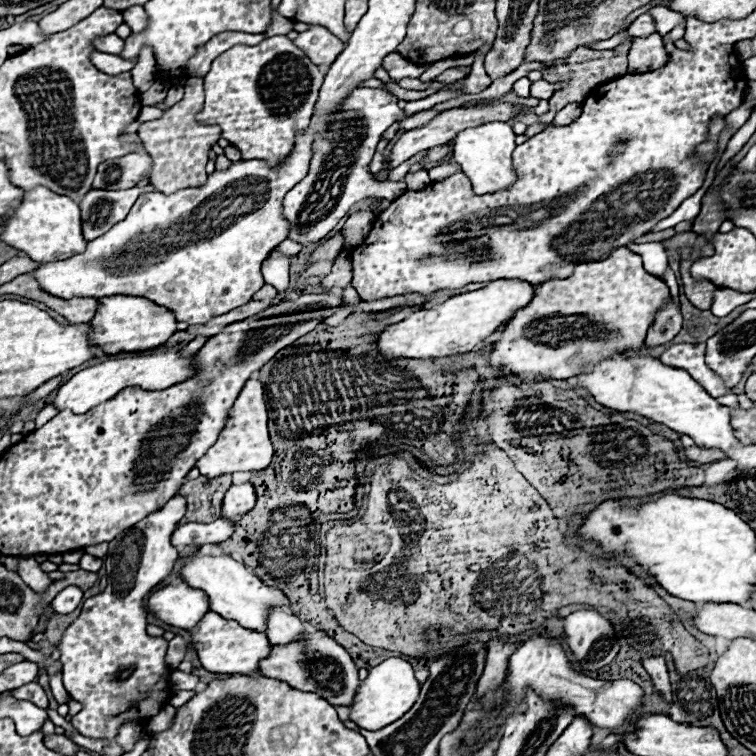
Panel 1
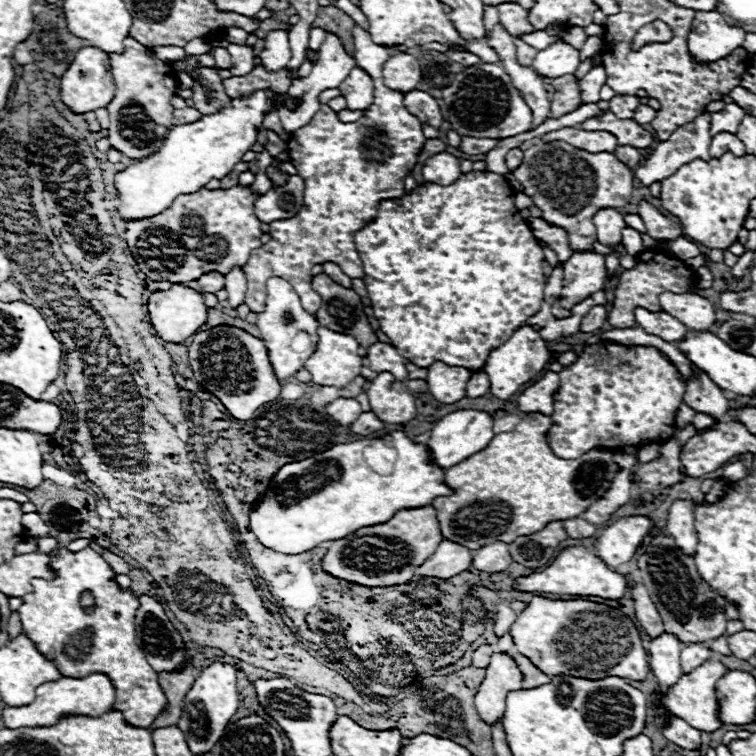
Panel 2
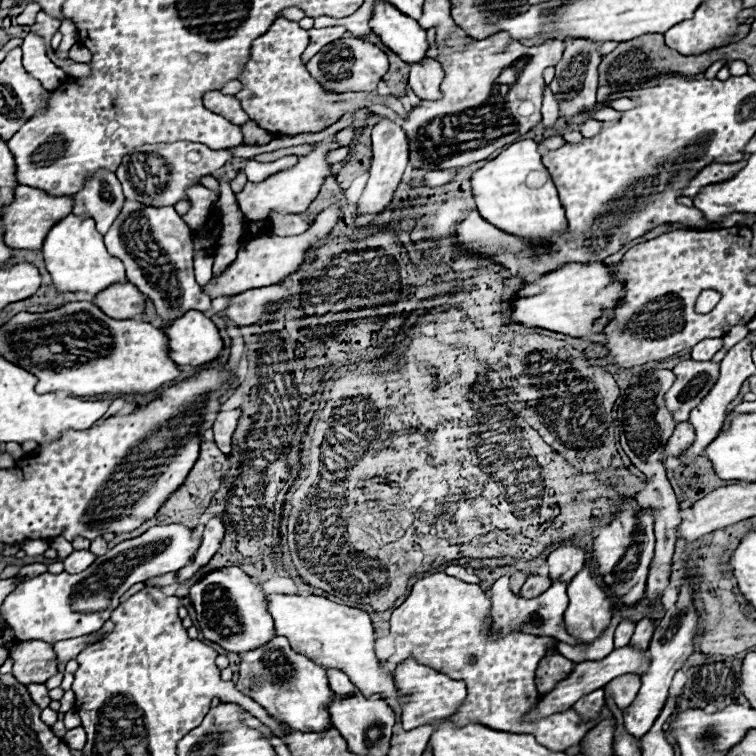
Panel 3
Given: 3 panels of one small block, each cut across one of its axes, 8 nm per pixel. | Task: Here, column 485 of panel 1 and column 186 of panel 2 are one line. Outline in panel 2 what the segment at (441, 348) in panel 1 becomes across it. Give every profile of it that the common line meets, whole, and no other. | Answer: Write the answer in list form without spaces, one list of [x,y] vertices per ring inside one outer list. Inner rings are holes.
[[[174,284],[172,290],[154,292],[150,296],[148,314],[162,340],[182,344],[206,322],[208,308],[200,292]]]

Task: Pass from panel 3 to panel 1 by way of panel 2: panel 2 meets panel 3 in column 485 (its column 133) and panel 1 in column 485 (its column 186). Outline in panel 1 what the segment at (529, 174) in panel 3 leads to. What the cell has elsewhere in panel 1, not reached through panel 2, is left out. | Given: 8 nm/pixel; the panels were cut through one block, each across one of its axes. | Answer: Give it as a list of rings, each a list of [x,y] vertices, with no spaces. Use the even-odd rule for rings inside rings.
[[[488,122],[476,128],[458,132],[452,140],[452,156],[460,164],[462,172],[472,180],[474,194],[492,194],[502,188],[508,188],[516,182],[512,172],[512,150],[516,148],[516,134],[506,122]]]

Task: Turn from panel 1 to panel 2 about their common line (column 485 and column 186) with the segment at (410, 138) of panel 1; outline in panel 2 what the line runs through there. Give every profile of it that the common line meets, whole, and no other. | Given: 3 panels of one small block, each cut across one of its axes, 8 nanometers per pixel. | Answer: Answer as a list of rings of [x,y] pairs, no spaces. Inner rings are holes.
[[[182,108],[182,110],[174,110],[174,122],[176,124],[184,124],[184,122],[196,122],[196,120],[200,120],[202,118],[202,114],[196,110],[196,108]]]

